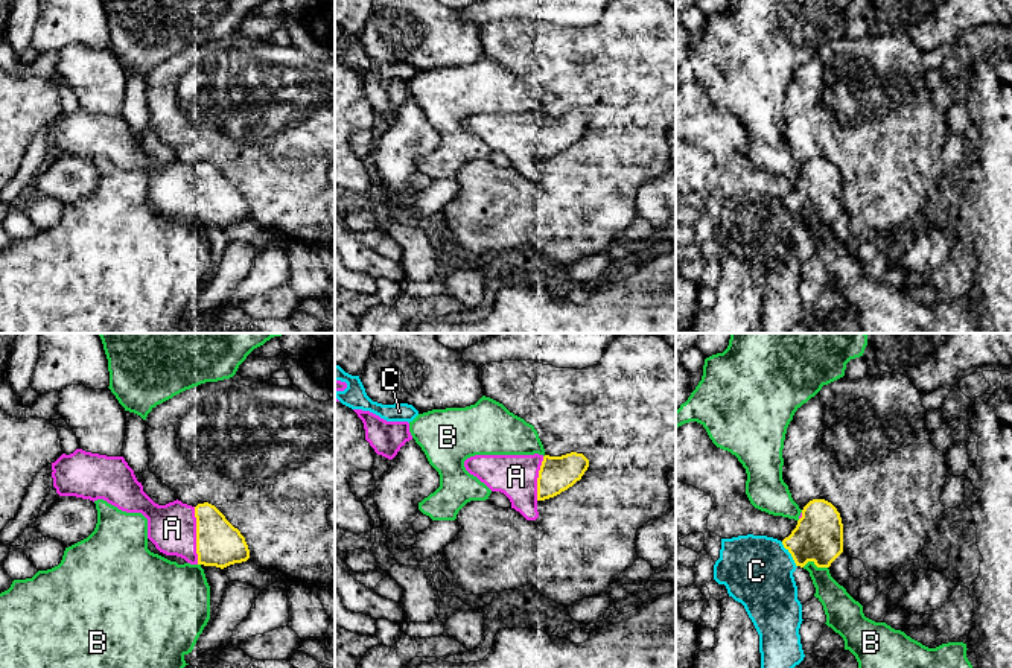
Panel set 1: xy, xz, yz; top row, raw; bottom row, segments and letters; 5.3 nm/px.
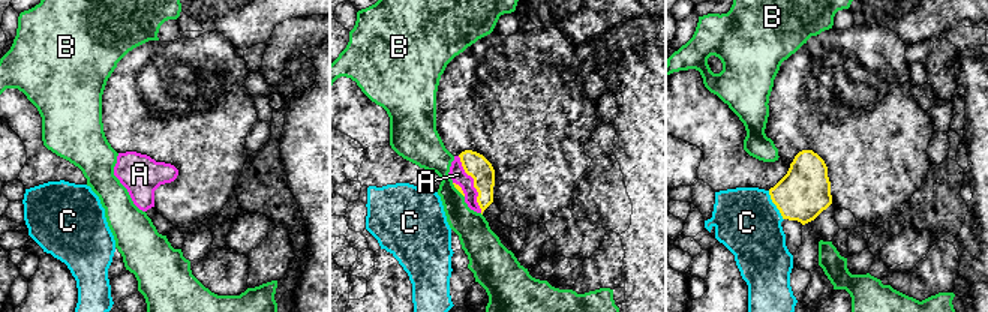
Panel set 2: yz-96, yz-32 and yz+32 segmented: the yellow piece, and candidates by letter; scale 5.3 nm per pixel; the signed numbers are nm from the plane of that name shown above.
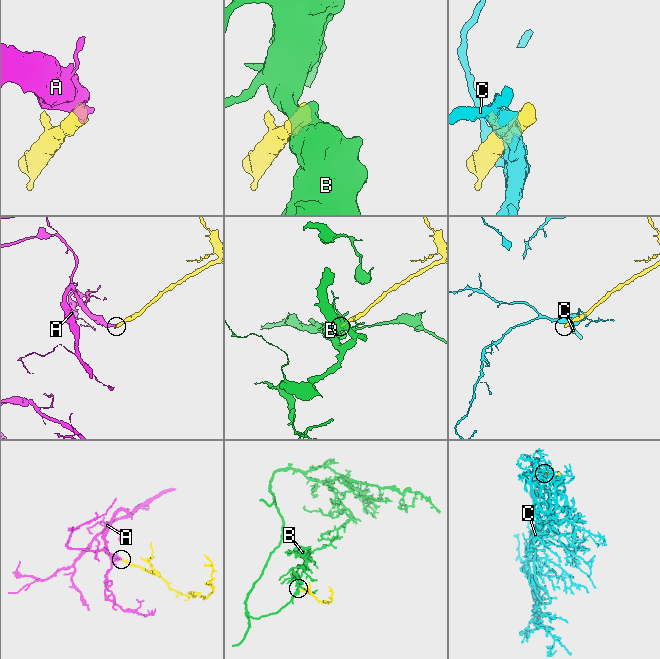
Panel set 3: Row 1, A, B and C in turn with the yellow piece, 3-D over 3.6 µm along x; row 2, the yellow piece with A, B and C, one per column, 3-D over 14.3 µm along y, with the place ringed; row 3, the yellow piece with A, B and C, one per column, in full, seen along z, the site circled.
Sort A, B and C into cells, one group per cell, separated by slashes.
A / B / C

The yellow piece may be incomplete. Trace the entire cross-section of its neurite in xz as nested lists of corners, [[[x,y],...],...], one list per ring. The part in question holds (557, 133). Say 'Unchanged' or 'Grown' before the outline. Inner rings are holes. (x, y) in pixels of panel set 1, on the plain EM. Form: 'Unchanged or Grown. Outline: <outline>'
Grown. Outline: [[[571,111],[562,116],[549,114],[475,114],[464,120],[466,129],[484,142],[492,151],[504,152],[511,167],[527,180],[539,177],[537,161],[554,157],[581,138],[589,126],[583,113]]]

